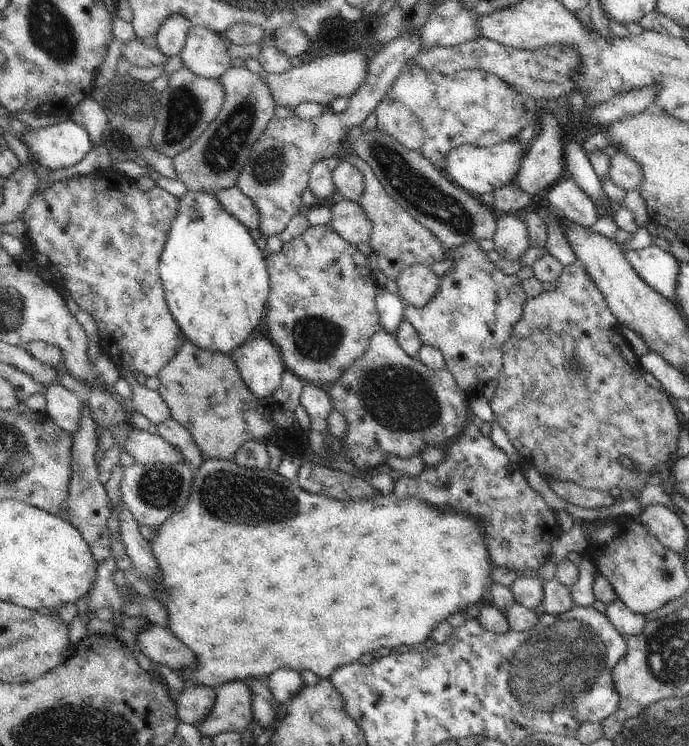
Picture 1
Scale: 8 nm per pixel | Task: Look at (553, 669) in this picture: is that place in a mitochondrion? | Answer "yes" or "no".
yes

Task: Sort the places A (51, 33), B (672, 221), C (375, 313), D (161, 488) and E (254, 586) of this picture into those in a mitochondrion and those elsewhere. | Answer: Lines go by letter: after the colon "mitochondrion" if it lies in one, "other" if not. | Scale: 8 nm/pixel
A: mitochondrion
B: other
C: other
D: mitochondrion
E: other

